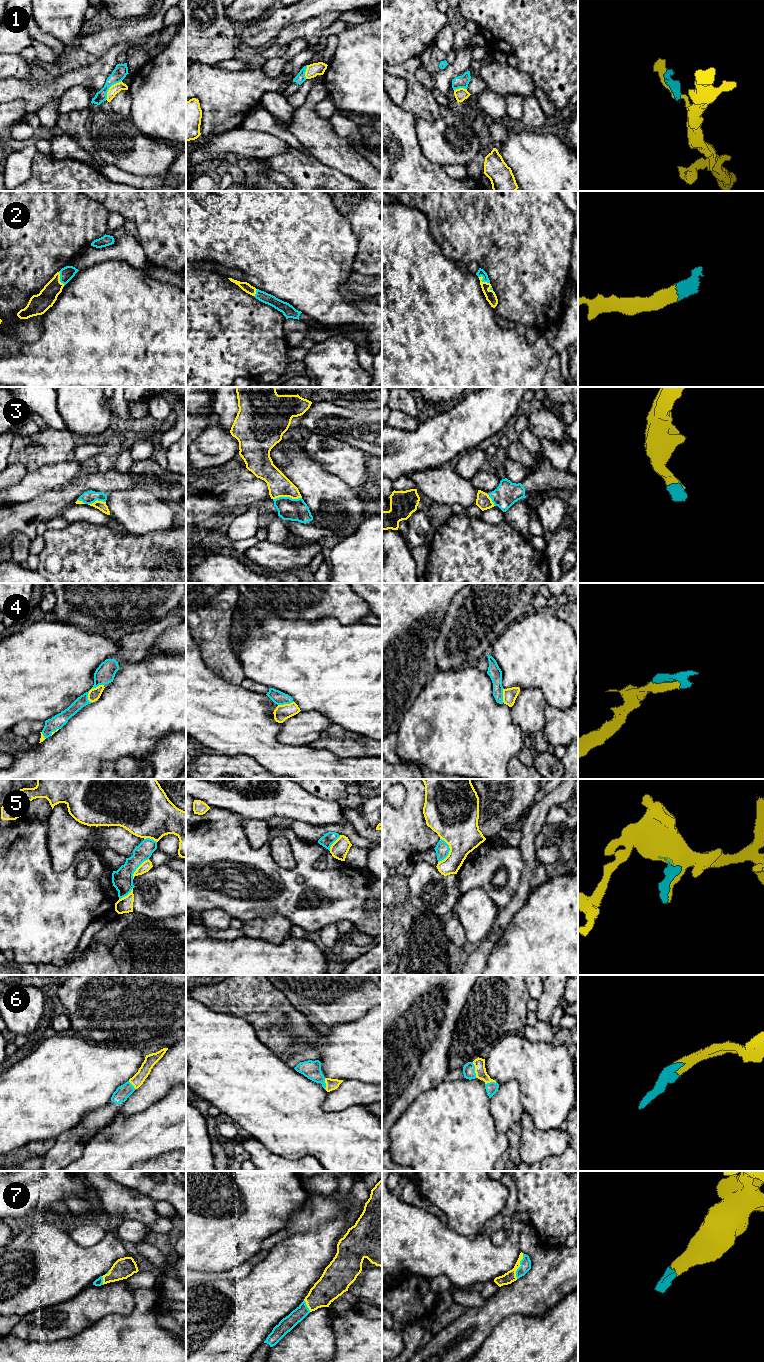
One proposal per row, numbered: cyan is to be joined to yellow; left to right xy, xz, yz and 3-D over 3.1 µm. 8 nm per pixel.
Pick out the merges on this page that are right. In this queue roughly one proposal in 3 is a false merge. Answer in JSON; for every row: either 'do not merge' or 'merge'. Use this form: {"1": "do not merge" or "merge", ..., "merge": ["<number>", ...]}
{"1": "do not merge", "2": "merge", "3": "merge", "4": "merge", "5": "do not merge", "6": "merge", "7": "merge", "merge": ["2", "3", "4", "6", "7"]}

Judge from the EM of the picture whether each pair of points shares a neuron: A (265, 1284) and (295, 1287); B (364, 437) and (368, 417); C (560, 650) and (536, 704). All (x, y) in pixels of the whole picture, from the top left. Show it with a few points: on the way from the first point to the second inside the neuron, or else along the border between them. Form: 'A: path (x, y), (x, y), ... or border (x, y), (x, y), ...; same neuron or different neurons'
A: path (272, 1285), (288, 1285); same neuron
B: path (362, 432), (363, 422); same neuron
C: border (520, 688), (538, 688), (547, 703); different neurons

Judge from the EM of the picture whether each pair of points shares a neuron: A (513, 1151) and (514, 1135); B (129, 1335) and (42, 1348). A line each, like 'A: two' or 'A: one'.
A: one
B: one

